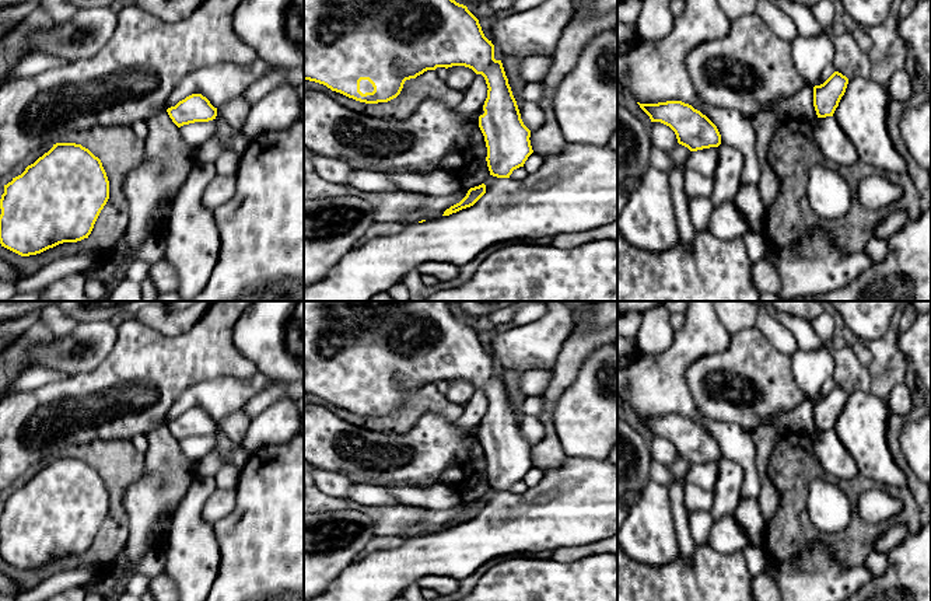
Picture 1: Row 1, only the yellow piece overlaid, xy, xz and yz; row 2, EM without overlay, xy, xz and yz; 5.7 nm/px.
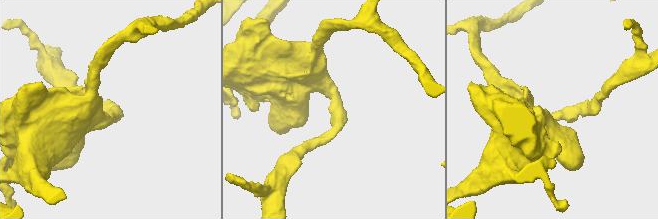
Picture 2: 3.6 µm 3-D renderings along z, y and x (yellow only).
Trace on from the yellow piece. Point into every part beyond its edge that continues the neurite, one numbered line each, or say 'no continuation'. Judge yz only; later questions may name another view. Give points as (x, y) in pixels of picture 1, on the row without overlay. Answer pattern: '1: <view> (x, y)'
no continuation

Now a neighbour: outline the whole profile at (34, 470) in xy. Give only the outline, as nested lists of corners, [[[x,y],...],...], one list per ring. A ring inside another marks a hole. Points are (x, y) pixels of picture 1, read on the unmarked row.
[[[48,457],[48,458],[43,458],[41,462],[32,465],[24,478],[11,483],[10,488],[13,489],[13,492],[21,489],[28,479],[34,478],[39,471],[42,471],[45,467],[48,467],[52,461],[53,461],[53,458]]]

